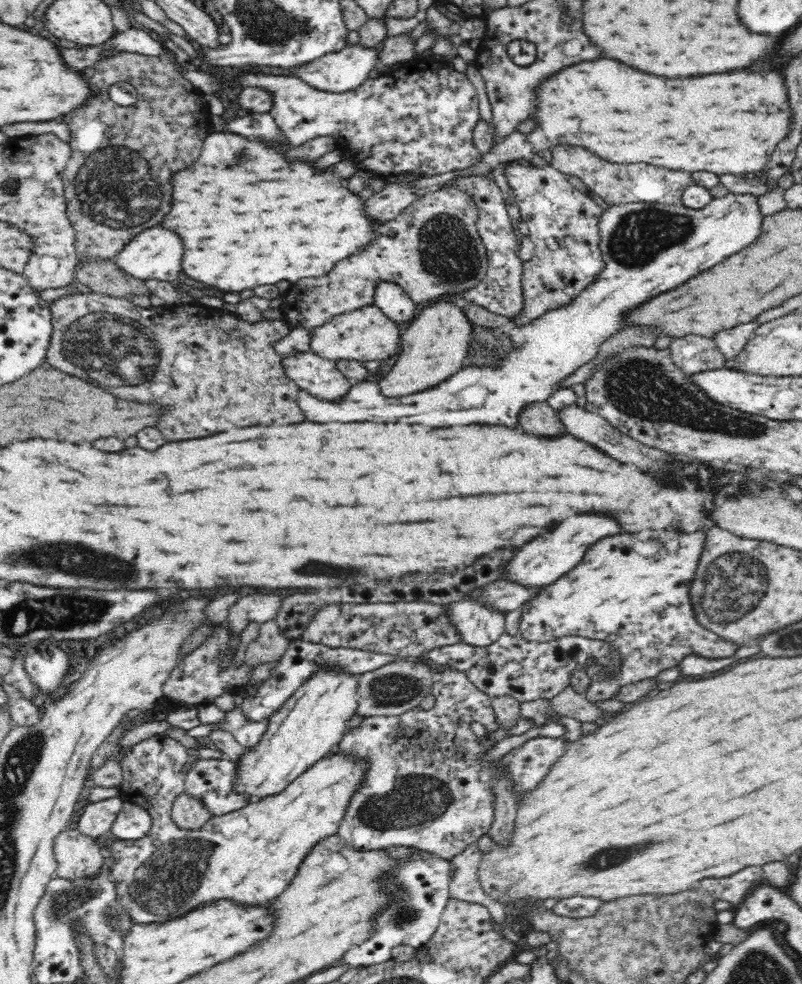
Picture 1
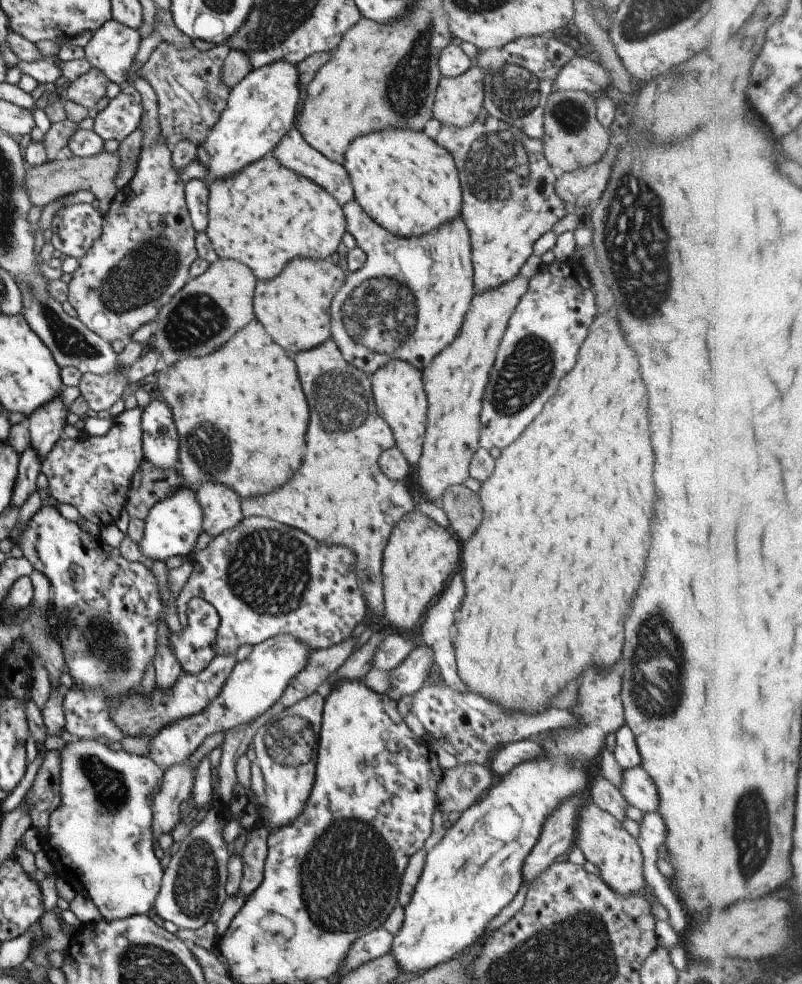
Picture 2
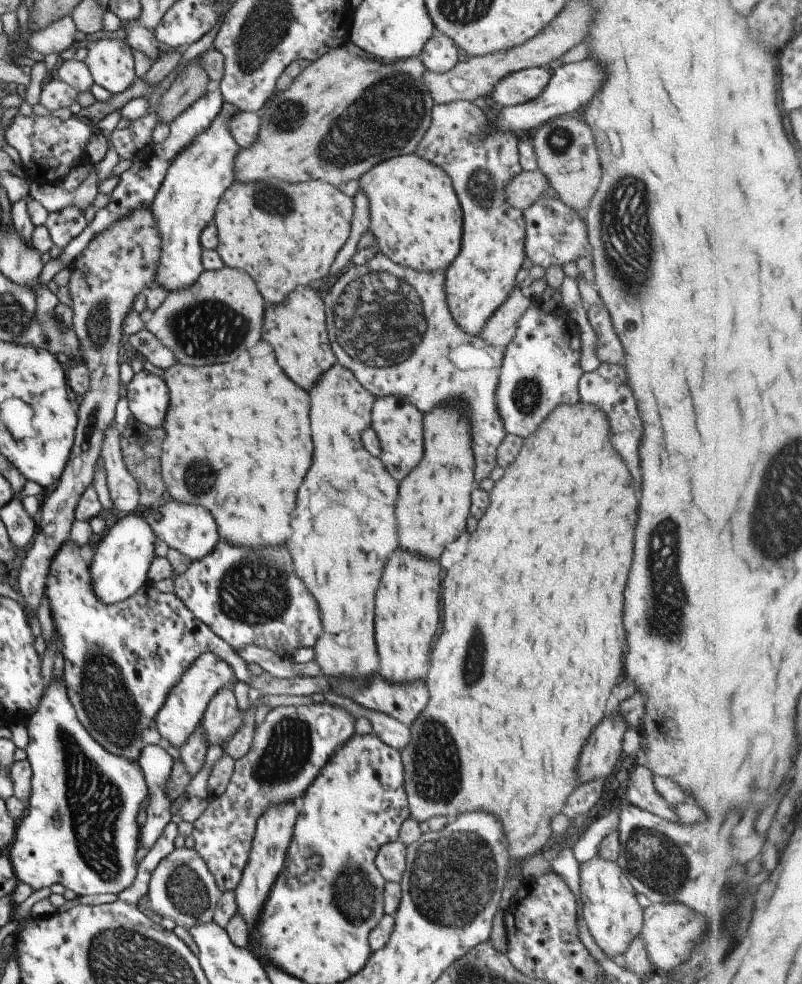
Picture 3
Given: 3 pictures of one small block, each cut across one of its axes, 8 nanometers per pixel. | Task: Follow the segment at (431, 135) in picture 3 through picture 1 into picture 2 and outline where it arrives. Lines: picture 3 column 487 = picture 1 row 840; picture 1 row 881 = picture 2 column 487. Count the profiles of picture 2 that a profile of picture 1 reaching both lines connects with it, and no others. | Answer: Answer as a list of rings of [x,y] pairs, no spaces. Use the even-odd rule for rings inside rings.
[[[486,112],[464,128],[443,124],[434,142],[452,154],[458,170],[464,200],[461,214],[472,244],[476,294],[510,282],[533,254],[536,241],[568,214],[554,186],[561,172],[546,160],[541,140],[528,138],[520,128]]]

